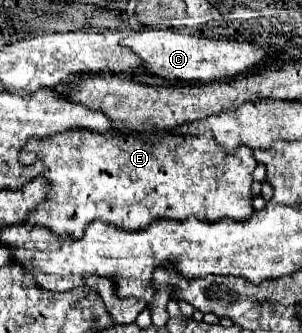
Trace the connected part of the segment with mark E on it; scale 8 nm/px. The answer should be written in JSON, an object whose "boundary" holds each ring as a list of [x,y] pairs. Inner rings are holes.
{"boundary":[[[66,130],[60,134],[52,134],[46,138],[28,138],[28,142],[20,150],[20,164],[32,166],[42,160],[50,192],[36,210],[30,212],[24,224],[44,226],[52,234],[58,236],[82,236],[82,230],[94,222],[102,220],[122,230],[144,230],[156,218],[168,220],[186,220],[194,216],[204,222],[218,222],[224,218],[230,220],[246,220],[252,210],[252,170],[256,168],[256,160],[252,156],[252,148],[240,146],[236,152],[224,152],[214,140],[210,132],[204,134],[182,134],[178,138],[138,138],[138,136],[116,136],[108,138],[90,130]]]}

